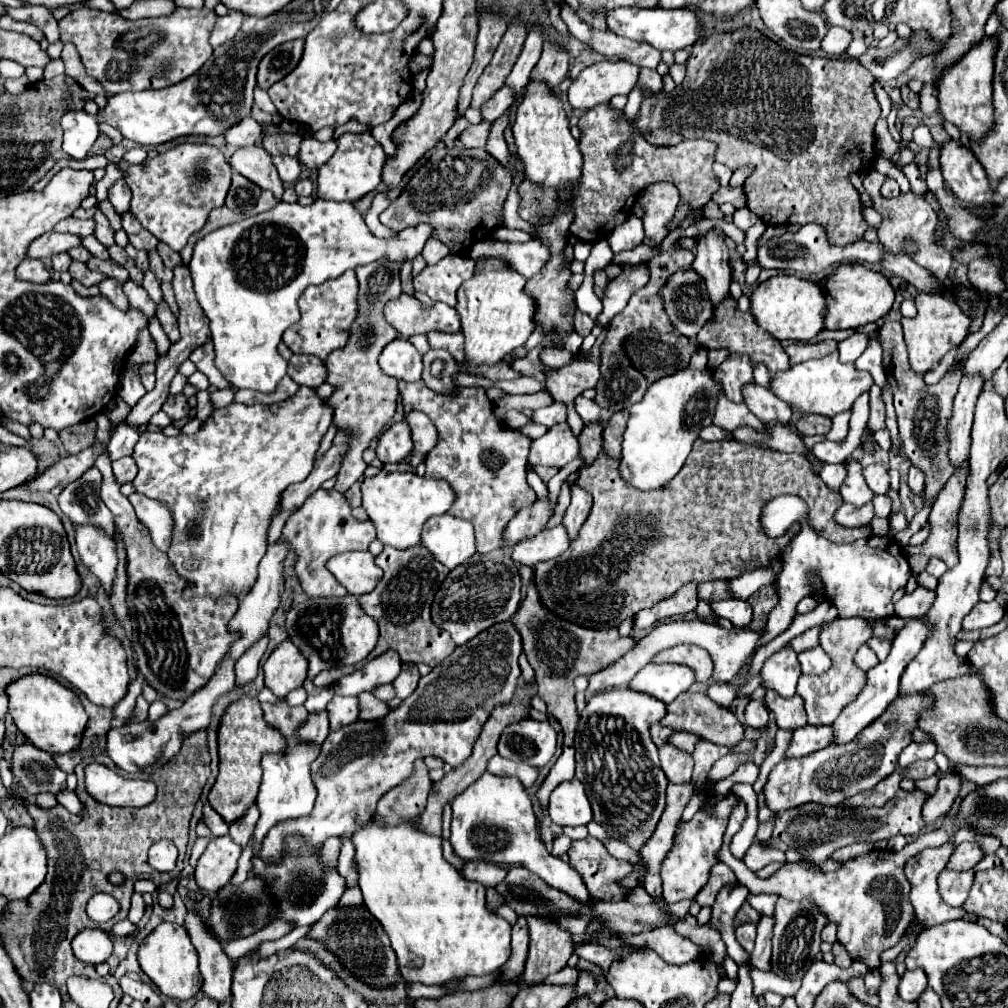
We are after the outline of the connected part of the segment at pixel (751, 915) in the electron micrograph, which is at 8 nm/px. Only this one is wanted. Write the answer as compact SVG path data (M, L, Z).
M744 904L744 908L740 908L740 912L736 914L736 926L738 924L746 924L746 922L752 922L752 924L756 924L760 920L760 914L758 912L754 912L754 910L750 910L750 904Z

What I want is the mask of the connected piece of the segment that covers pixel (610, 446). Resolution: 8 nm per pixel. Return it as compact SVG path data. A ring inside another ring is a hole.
M620 410L608 420L604 428L604 450L612 458L618 458L622 452L620 444L622 444L622 434L626 430L626 420L628 420L628 410Z

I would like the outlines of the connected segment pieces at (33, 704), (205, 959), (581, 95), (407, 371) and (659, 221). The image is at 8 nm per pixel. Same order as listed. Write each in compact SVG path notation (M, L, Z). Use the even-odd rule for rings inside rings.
M30 674L20 678L18 682L12 682L6 694L10 698L8 712L12 714L18 730L36 748L46 750L50 754L66 754L80 744L80 738L88 722L88 714L84 712L80 698L70 688L64 688L54 678L42 674Z
M190 912L186 916L186 930L200 956L200 974L204 978L202 992L222 1004L230 996L232 962L222 952L220 942L204 928L200 914Z
M604 60L604 62L592 64L586 70L582 70L576 80L572 80L568 88L568 100L576 110L590 110L596 104L606 104L616 94L628 94L638 82L638 72L640 72L638 66L630 62L620 62L620 60L618 62Z
M396 338L396 342L388 344L380 354L380 368L396 380L418 382L422 374L422 356L410 340Z
M656 182L640 194L638 204L644 206L644 244L656 248L668 236L678 198L680 194L670 182Z

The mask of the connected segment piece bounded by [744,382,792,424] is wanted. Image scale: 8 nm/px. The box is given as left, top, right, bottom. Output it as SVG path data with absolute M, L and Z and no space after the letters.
M750 382L748 386L744 386L744 404L762 420L762 422L770 422L770 420L780 420L780 422L790 422L788 418L784 418L784 414L792 414L790 406L786 402L782 402L780 398L776 398L768 388Z

